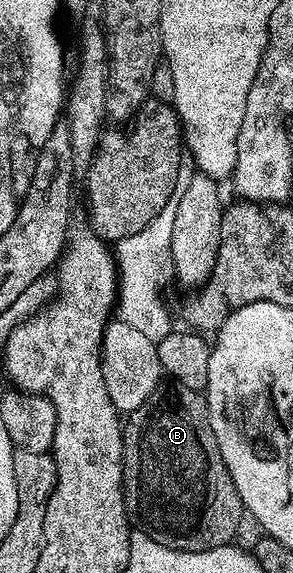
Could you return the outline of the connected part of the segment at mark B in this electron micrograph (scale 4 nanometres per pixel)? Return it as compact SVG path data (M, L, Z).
M174 381L166 385L156 387L136 411L130 412L123 429L123 497L127 504L127 514L130 522L140 531L144 531L149 538L165 545L174 551L208 551L214 547L226 547L232 542L231 539L239 531L239 526L245 520L245 508L237 489L233 485L233 477L221 457L221 449L217 445L217 437L211 428L209 413L207 412L206 398L200 392L193 389L185 389L185 385Z

